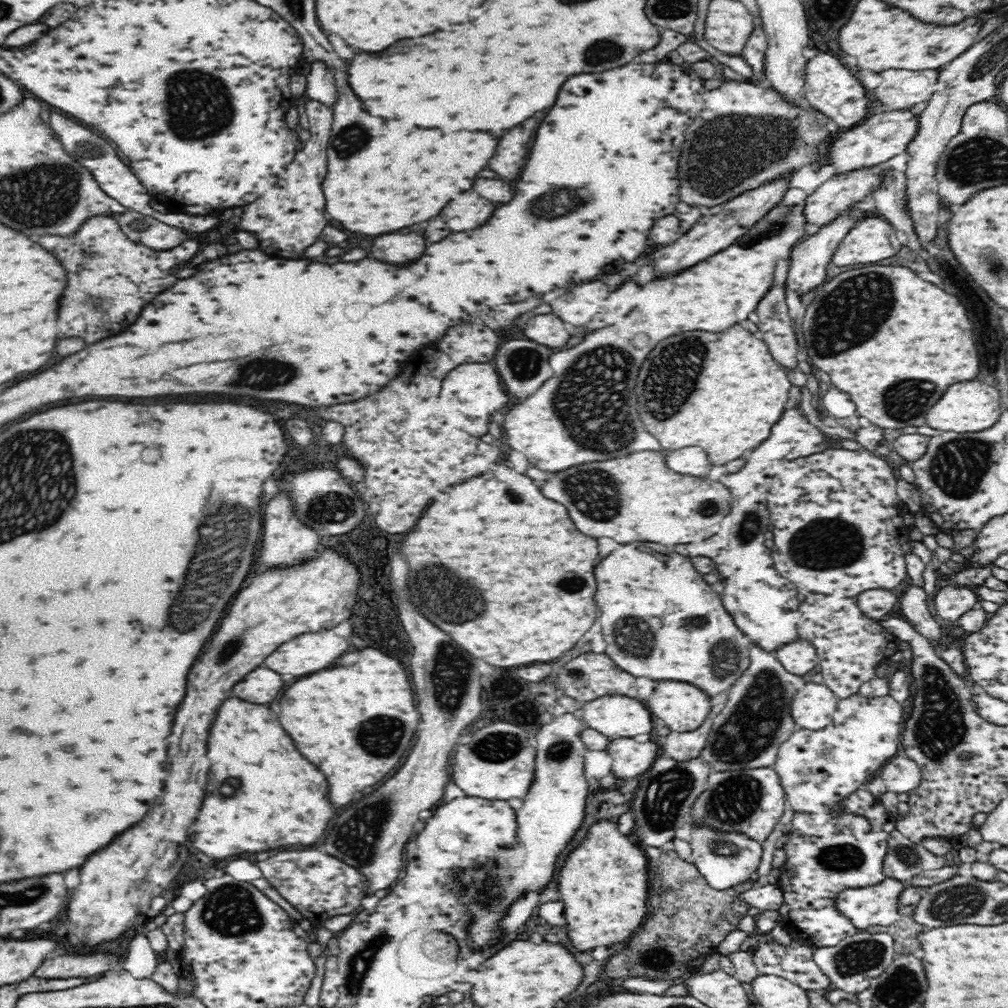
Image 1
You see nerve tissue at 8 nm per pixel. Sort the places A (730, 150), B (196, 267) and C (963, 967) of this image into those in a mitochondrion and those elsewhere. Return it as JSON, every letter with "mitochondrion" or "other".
{"A":"mitochondrion","B":"other","C":"other"}

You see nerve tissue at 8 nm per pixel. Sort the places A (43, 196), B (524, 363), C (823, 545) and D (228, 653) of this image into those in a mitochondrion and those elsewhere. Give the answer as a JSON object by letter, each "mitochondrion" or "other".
{"A":"mitochondrion","B":"mitochondrion","C":"mitochondrion","D":"mitochondrion"}

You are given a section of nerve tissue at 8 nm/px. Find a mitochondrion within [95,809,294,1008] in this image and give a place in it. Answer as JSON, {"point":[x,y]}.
{"point":[231,910]}

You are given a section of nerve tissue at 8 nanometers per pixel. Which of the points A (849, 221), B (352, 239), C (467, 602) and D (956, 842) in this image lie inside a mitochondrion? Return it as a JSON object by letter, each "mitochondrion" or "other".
{"A":"other","B":"other","C":"mitochondrion","D":"other"}

